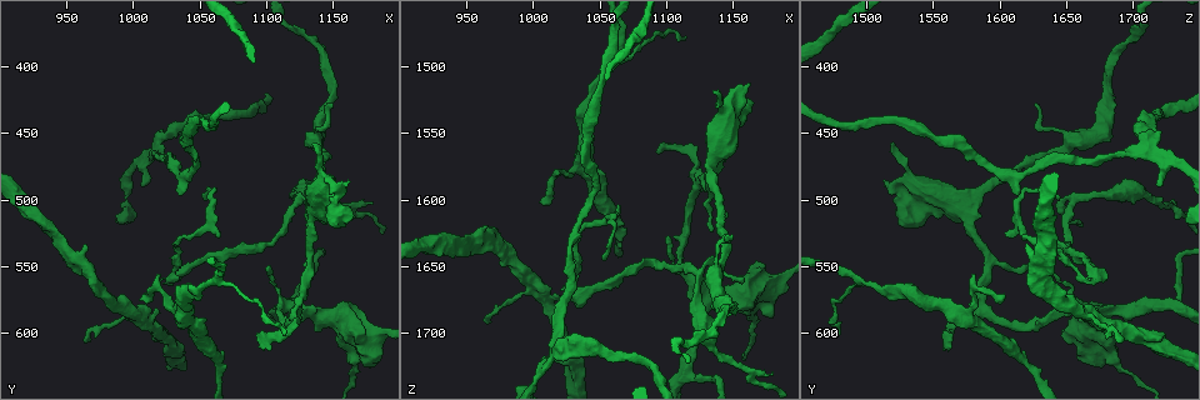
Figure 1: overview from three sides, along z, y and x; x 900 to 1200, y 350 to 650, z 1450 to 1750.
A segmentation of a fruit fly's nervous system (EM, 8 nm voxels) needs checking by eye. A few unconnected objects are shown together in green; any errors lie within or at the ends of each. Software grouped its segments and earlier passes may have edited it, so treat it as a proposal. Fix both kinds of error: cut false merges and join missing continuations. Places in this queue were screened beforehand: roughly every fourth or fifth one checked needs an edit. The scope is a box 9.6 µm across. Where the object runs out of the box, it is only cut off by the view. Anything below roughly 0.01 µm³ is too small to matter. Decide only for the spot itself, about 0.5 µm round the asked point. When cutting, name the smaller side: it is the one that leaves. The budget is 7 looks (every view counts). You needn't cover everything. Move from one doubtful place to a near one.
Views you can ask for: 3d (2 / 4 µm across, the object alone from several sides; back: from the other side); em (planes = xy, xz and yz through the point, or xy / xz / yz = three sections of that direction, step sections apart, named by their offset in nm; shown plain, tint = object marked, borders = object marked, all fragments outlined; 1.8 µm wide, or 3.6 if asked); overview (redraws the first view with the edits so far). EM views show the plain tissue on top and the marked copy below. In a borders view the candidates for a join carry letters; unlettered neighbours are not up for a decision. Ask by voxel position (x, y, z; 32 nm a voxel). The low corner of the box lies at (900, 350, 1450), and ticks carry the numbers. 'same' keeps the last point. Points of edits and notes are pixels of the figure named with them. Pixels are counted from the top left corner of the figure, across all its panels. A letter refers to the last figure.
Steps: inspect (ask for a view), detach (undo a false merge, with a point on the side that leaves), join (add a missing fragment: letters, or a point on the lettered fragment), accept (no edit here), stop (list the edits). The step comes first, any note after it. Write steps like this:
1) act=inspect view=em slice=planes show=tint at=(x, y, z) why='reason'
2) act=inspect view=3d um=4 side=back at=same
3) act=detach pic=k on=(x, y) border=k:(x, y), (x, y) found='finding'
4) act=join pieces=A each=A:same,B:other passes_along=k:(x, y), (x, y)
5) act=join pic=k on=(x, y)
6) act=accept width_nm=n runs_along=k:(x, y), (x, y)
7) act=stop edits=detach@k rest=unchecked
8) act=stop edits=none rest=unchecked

act=inspect view=em slice=planes show=borders at=(1008, 490, 1716) why='free end'

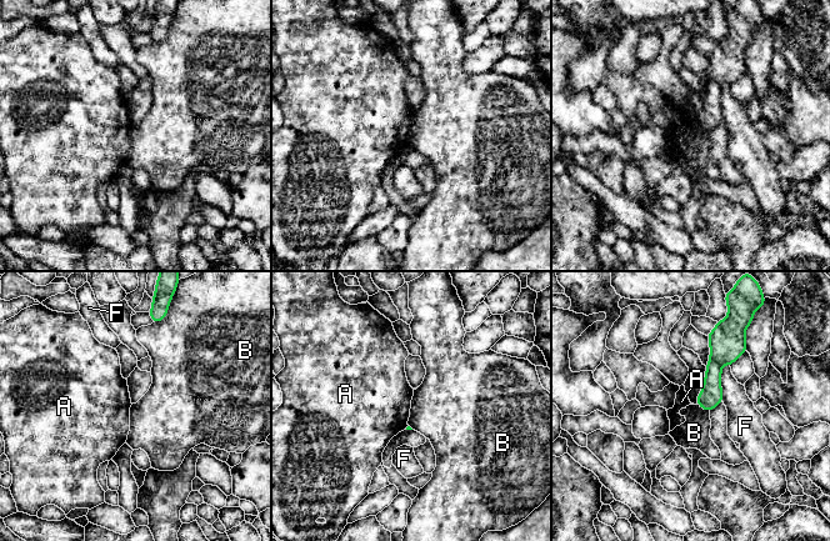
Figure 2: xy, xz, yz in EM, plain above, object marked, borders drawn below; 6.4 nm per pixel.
act=accept each=A:other,B:other,F:other runs_along=2:(714, 340), (713, 386), (706, 406) found='none of them fits'

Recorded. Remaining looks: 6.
act=inspect view=em slice=xz step=8 show=tint at=(1126, 582, 1668) why='three arms meet'

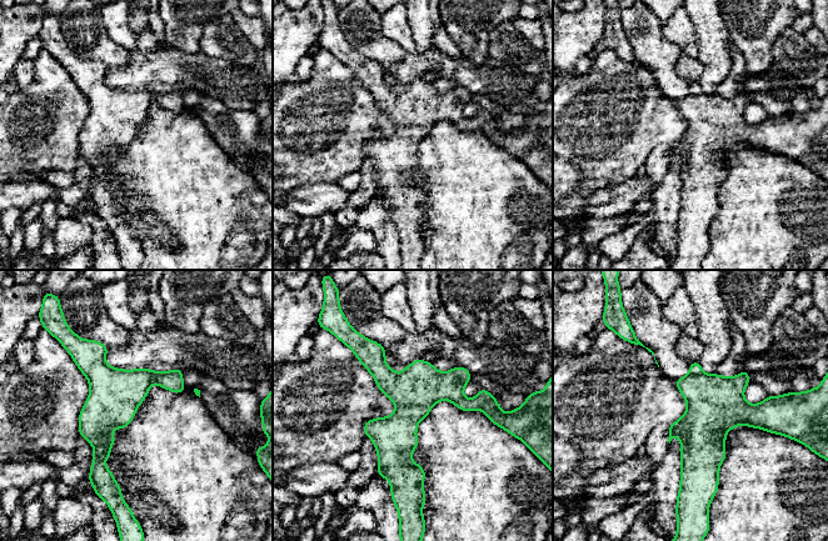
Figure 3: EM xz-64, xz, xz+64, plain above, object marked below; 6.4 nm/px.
act=inspect view=em slice=yz step=16 show=borders at=same

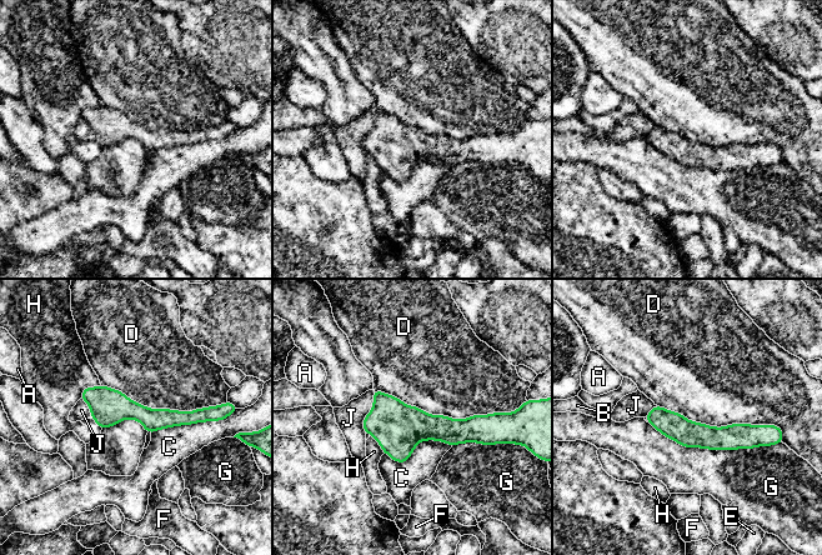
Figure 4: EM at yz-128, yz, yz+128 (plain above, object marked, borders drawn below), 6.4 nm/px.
act=accept longest_contact=D:800nm each=A:other,B:other,C:other,D:other,E:other,F:other,G:other,H:other,J:other border=4:(374, 389), (434, 415), (499, 413) found='all the same neuron'

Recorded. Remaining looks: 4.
act=inspect view=em slice=planes show=borders at=(1180, 502, 1732) why='thin end'

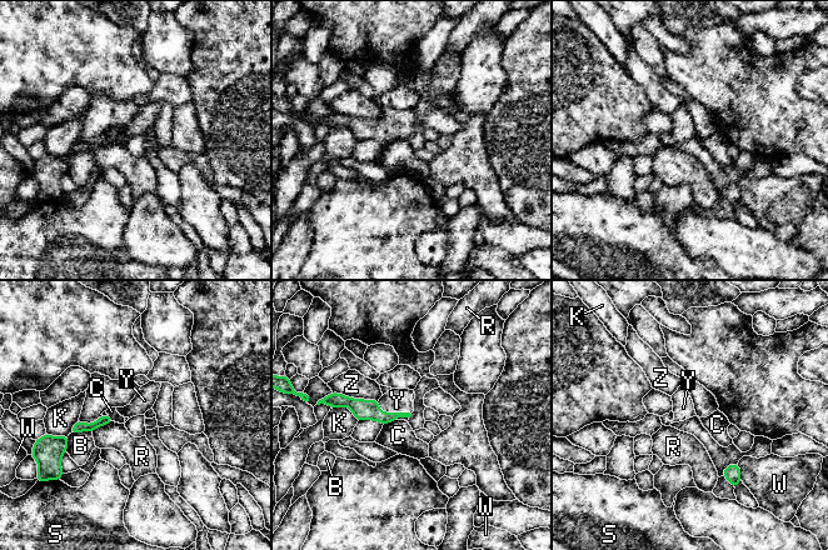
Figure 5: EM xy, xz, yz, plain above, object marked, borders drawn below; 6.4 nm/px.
act=join pieces=Y each=B:other,C:other,K:other,R:other,S:other,W:other,Y:same,Z:other passes_along=5:(362, 409), (390, 413), (397, 400) found='the neuron continues'

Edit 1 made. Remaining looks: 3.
act=stop edits=join@5 rest=unchecked

